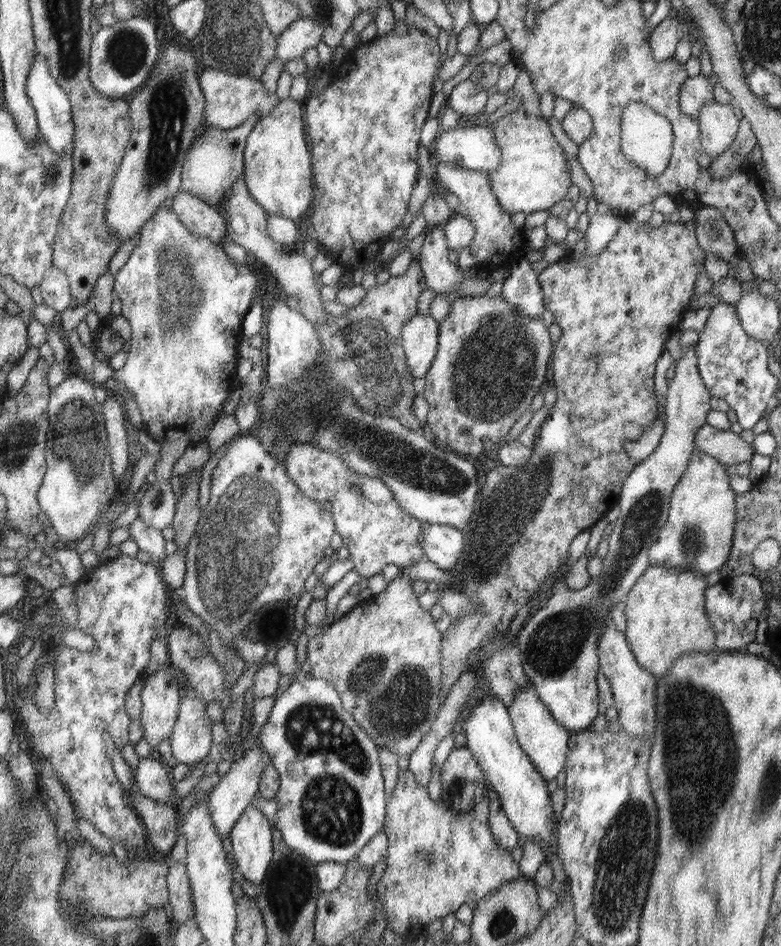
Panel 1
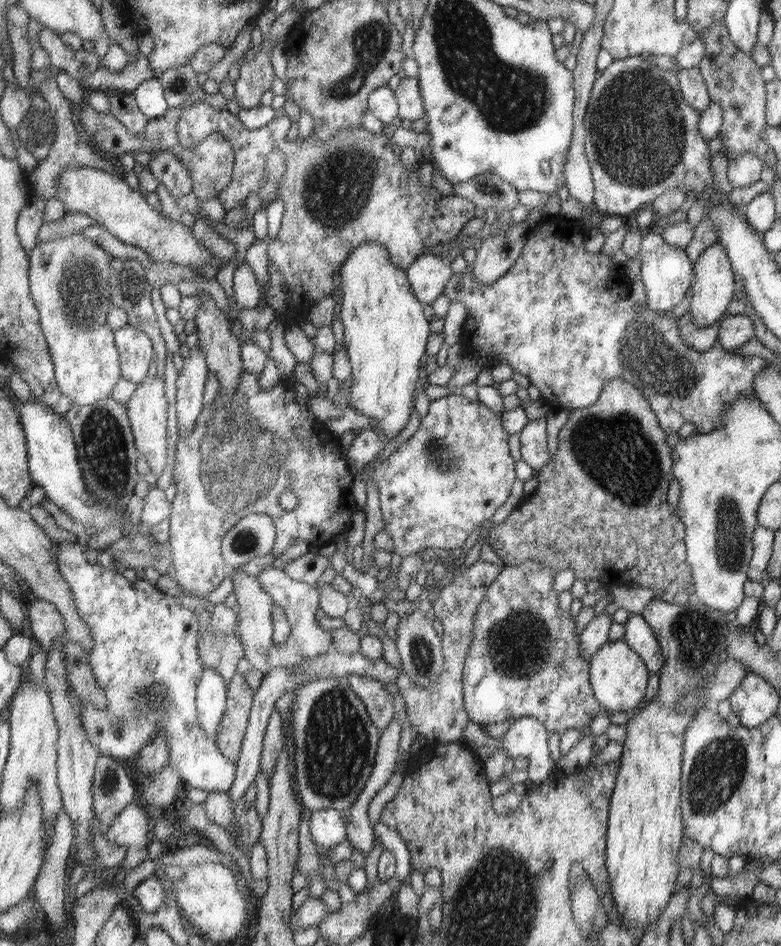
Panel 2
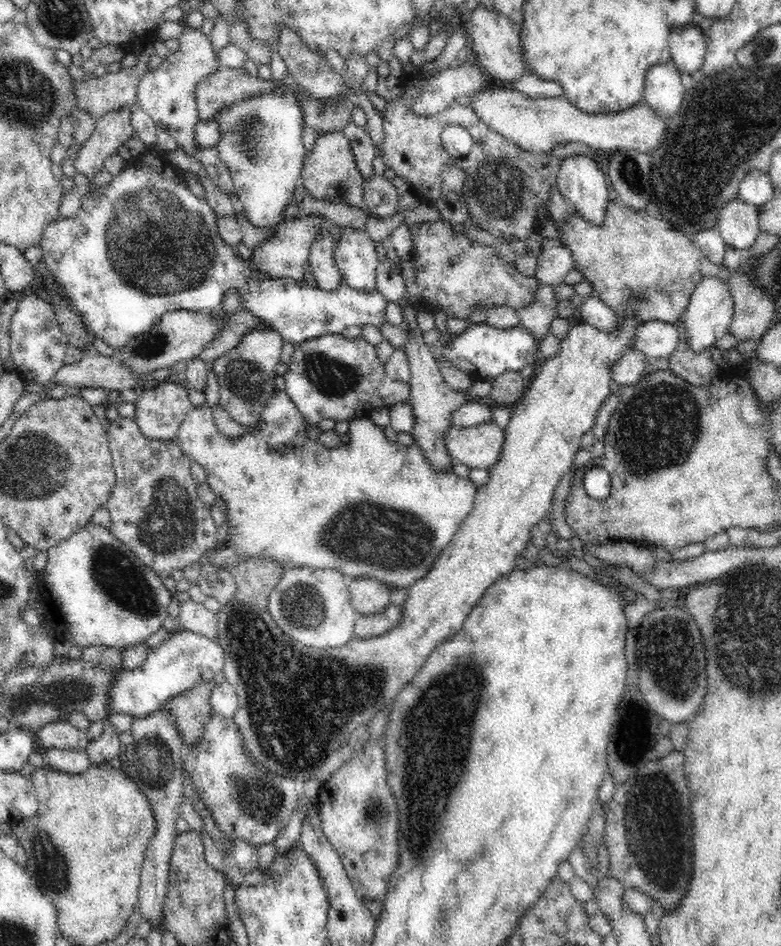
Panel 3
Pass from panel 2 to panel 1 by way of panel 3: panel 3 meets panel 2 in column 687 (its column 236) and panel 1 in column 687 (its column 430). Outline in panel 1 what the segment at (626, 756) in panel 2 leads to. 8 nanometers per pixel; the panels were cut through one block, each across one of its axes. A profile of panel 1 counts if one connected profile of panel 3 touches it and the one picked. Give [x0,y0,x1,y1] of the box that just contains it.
[624,565,716,676]

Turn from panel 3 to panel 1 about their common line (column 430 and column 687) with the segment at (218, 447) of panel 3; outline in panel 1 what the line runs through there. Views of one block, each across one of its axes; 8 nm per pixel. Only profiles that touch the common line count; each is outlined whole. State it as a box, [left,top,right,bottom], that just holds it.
[649,450,736,575]

